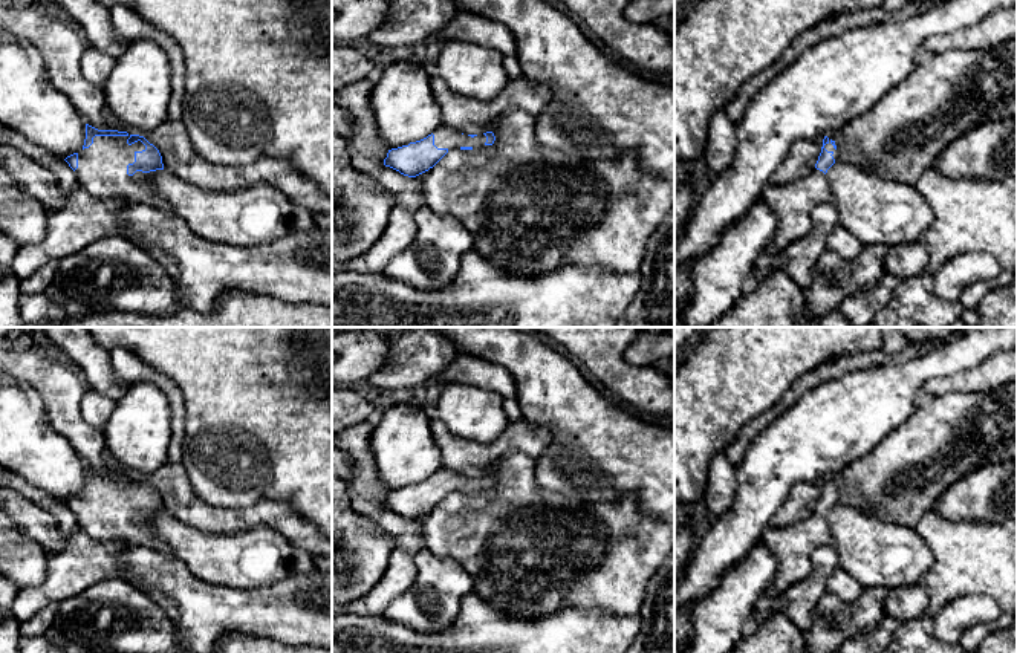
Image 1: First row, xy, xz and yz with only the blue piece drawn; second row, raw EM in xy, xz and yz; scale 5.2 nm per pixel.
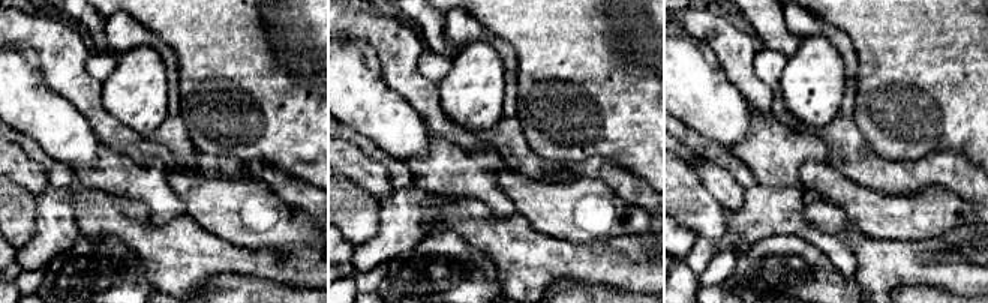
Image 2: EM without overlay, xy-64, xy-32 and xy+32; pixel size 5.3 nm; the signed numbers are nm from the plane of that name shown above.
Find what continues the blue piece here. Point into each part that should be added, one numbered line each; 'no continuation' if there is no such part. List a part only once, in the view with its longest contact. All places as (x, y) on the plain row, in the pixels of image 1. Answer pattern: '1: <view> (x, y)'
1: xy (101, 513)

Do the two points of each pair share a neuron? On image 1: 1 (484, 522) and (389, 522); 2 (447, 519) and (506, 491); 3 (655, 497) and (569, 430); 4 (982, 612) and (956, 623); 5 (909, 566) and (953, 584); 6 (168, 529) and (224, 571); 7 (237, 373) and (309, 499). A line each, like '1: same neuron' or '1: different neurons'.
1: different neurons
2: same neuron
3: same neuron
4: same neuron
5: different neurons
6: same neuron
7: same neuron

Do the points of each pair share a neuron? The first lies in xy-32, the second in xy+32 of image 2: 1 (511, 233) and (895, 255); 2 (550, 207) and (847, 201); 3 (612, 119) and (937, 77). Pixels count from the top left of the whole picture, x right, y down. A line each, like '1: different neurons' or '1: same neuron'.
1: same neuron
2: same neuron
3: same neuron

